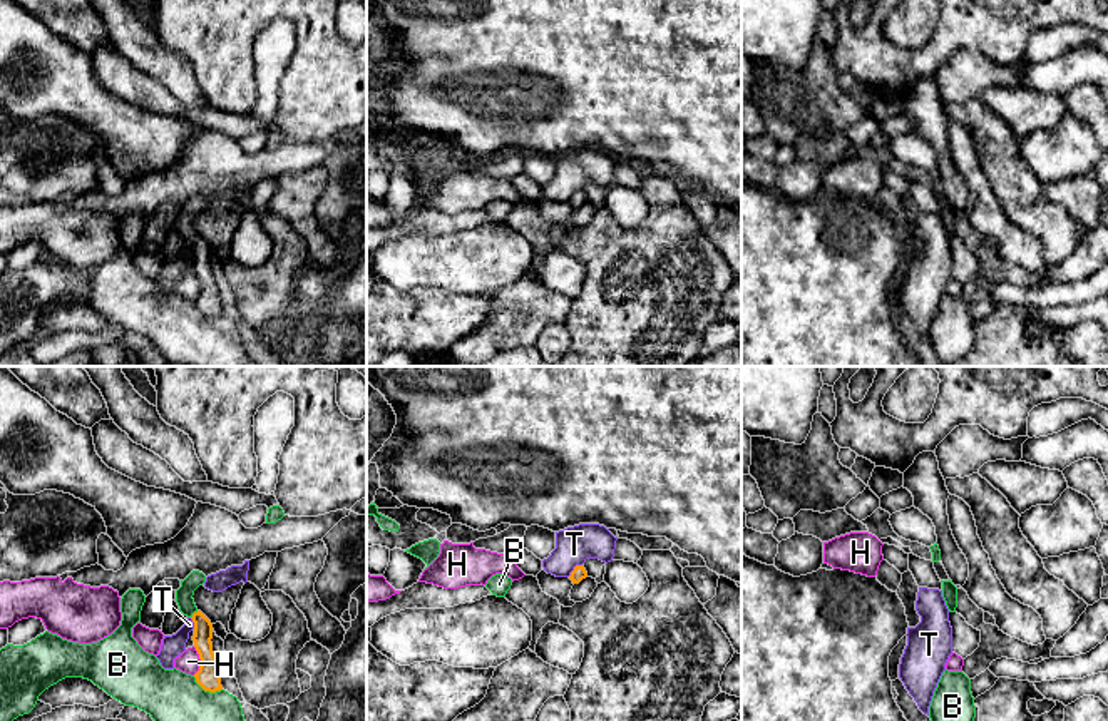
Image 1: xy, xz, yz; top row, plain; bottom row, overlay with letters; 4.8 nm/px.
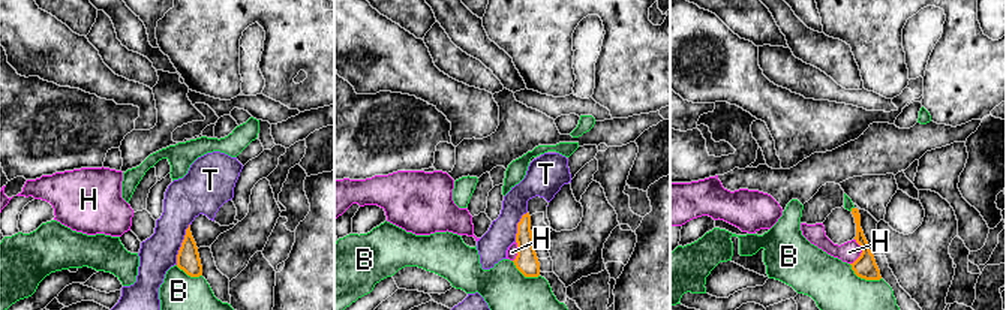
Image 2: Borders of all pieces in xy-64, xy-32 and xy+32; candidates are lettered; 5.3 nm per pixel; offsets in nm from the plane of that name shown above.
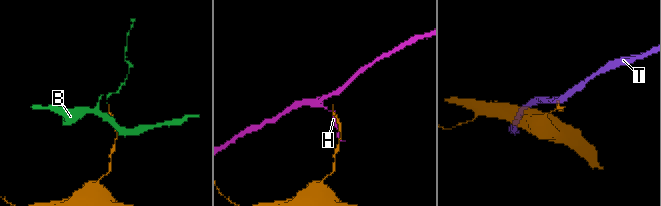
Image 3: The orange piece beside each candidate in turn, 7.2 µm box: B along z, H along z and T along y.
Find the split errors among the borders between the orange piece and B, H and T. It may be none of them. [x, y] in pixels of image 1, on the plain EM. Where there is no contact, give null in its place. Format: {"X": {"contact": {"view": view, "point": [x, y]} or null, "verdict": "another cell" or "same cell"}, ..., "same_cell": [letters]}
{"B": {"contact": {"view": "xy", "point": [206, 315]}, "verdict": "another cell"}, "H": {"contact": {"view": "xy", "point": [201, 286]}, "verdict": "another cell"}, "T": {"contact": {"view": "xz", "point": [574, 194]}, "verdict": "another cell"}, "same_cell": []}

